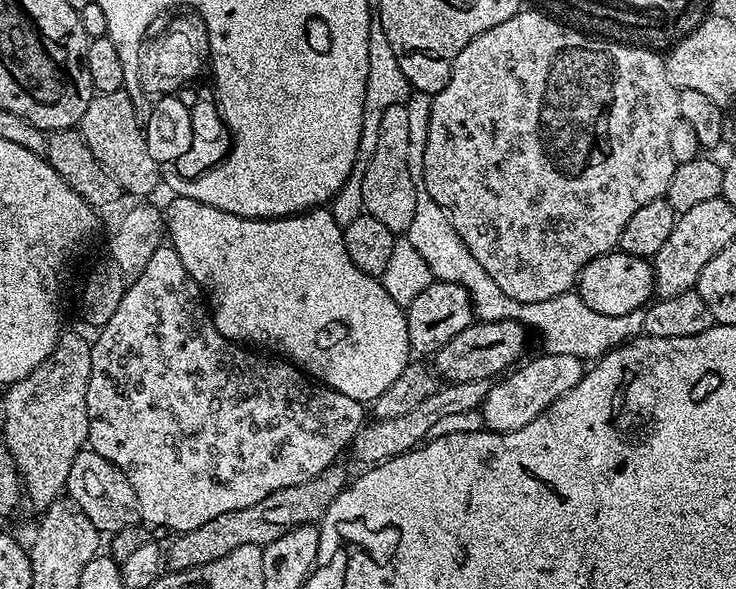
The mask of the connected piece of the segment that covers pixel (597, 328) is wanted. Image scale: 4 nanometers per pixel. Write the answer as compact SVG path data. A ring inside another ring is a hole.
M493 287L490 294L492 295L492 312L493 320L517 320L519 324L527 326L529 329L538 331L544 335L544 352L550 354L570 354L585 362L595 361L597 358L604 356L612 348L618 348L621 344L628 343L634 336L641 335L644 331L644 313L643 311L631 312L630 314L598 314L598 310L590 310L586 302L575 291L564 292L558 298L550 298L546 302L517 302L502 290Z

